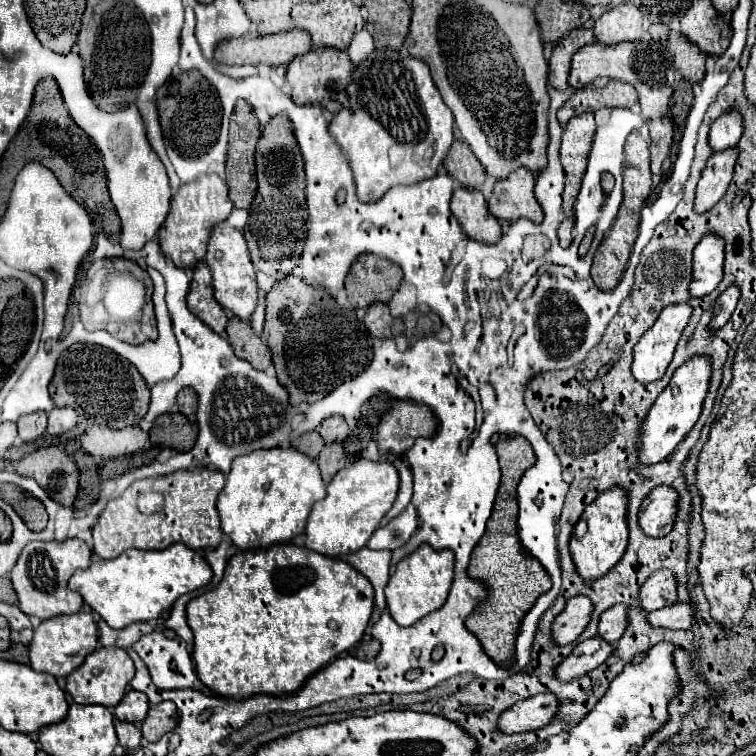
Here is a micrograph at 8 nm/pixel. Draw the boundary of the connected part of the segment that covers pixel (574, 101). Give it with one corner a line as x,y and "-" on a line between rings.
610,80
602,88
586,86
584,90
574,90
574,94
558,110
558,120
566,124
570,118
582,112
596,112
600,108
630,108
638,100
634,86
618,80

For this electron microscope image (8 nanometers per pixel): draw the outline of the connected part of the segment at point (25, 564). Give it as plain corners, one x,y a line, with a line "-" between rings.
68,538
64,542
44,542
44,540
34,540
24,546
20,552
20,558
16,566
12,568
12,584
18,594
20,608
28,616
38,616
40,620
58,616
58,614
74,614
82,608
84,600
80,598
78,592
72,592
68,588
70,576
78,568
86,568
90,564
90,548
84,540
80,538

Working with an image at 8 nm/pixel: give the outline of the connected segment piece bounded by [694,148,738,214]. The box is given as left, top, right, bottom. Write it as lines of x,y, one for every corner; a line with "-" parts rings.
730,148
724,152
716,152
708,158
696,188
696,200
694,200
696,214
710,210
724,196
732,178
736,156
738,156
738,150

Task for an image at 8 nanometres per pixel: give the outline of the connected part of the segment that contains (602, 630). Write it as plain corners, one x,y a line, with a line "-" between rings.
612,606
608,608
598,622
598,638
604,638
606,642
618,642
622,632
626,628
626,608
624,606

